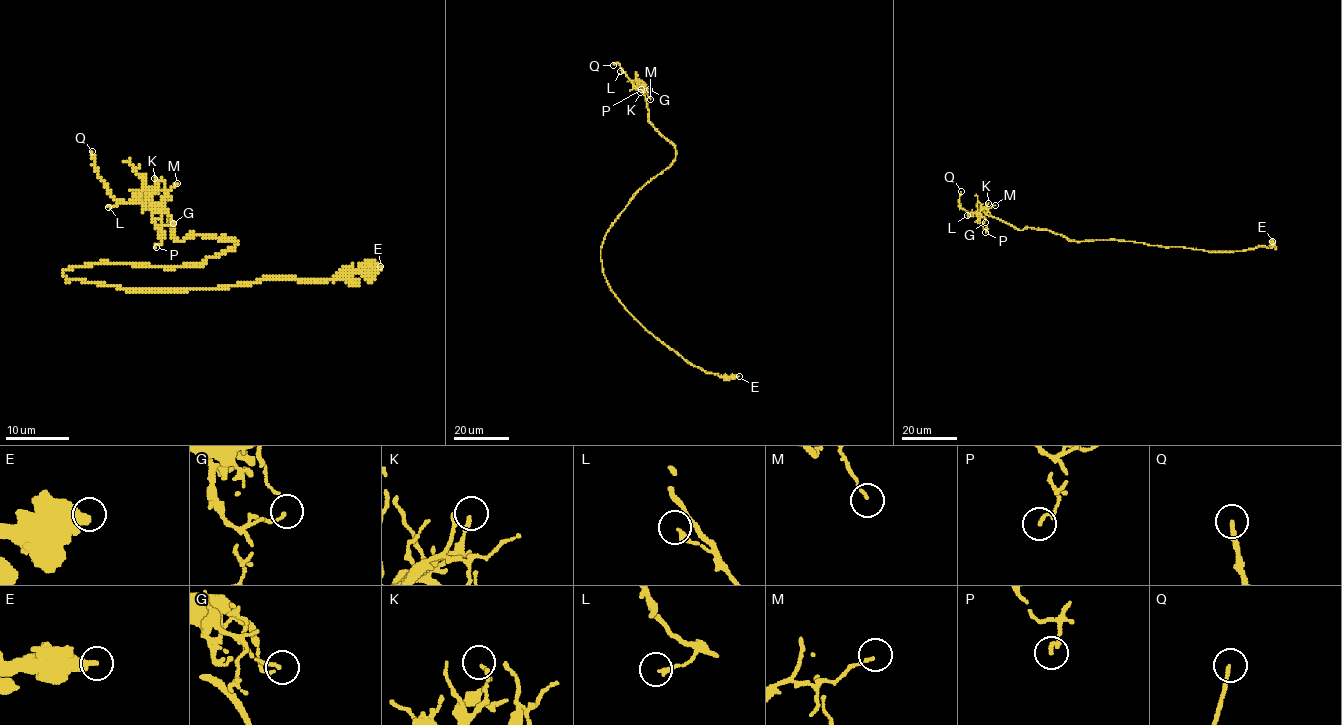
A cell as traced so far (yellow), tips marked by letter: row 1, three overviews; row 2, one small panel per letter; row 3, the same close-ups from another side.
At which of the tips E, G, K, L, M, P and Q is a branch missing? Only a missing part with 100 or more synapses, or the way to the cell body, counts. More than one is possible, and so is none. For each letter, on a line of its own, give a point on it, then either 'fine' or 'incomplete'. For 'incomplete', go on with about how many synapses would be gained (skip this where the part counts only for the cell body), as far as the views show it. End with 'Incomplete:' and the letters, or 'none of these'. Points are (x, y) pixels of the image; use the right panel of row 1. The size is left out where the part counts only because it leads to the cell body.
E: place (1272, 241); fine
G: place (985, 222); fine
K: place (988, 203); fine
L: place (967, 215); fine
M: place (995, 205); fine
P: place (985, 232); fine
Q: place (961, 191); incomplete
Incomplete: Q

